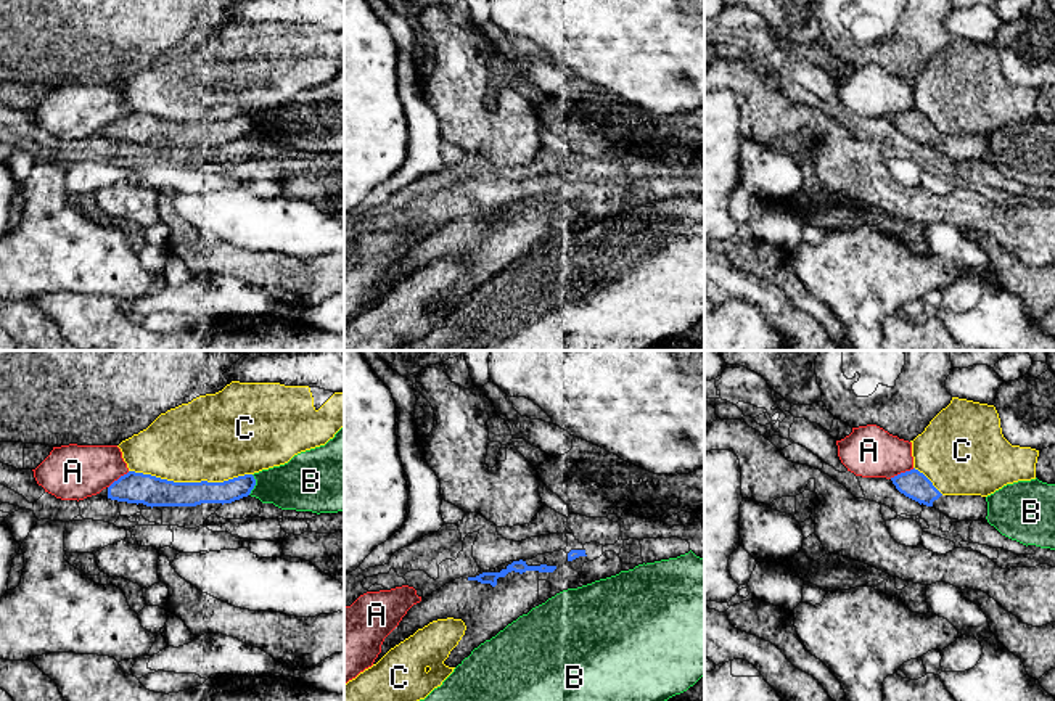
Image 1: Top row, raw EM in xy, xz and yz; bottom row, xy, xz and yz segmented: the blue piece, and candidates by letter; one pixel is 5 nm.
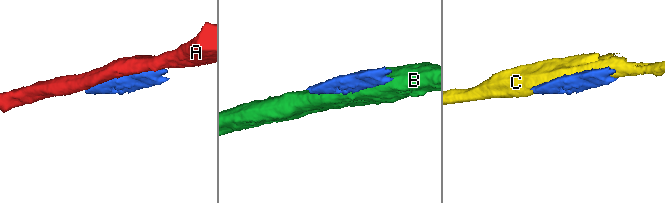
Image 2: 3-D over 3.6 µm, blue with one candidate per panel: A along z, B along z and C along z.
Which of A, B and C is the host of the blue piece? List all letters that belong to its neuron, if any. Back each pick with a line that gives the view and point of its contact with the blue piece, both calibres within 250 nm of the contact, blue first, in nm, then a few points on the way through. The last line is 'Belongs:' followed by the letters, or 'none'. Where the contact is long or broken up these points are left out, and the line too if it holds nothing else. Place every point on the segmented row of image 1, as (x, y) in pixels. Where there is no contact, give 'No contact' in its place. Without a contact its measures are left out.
Belongs: none

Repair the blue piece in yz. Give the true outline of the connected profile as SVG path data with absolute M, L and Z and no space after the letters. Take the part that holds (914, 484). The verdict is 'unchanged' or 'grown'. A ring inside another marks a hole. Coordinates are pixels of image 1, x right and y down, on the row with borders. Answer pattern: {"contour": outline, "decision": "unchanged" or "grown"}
{"contour": "M918 469L891 478L896 489L920 505L933 506L959 521L983 521L987 516L987 502L981 495L942 495Z", "decision": "grown"}

